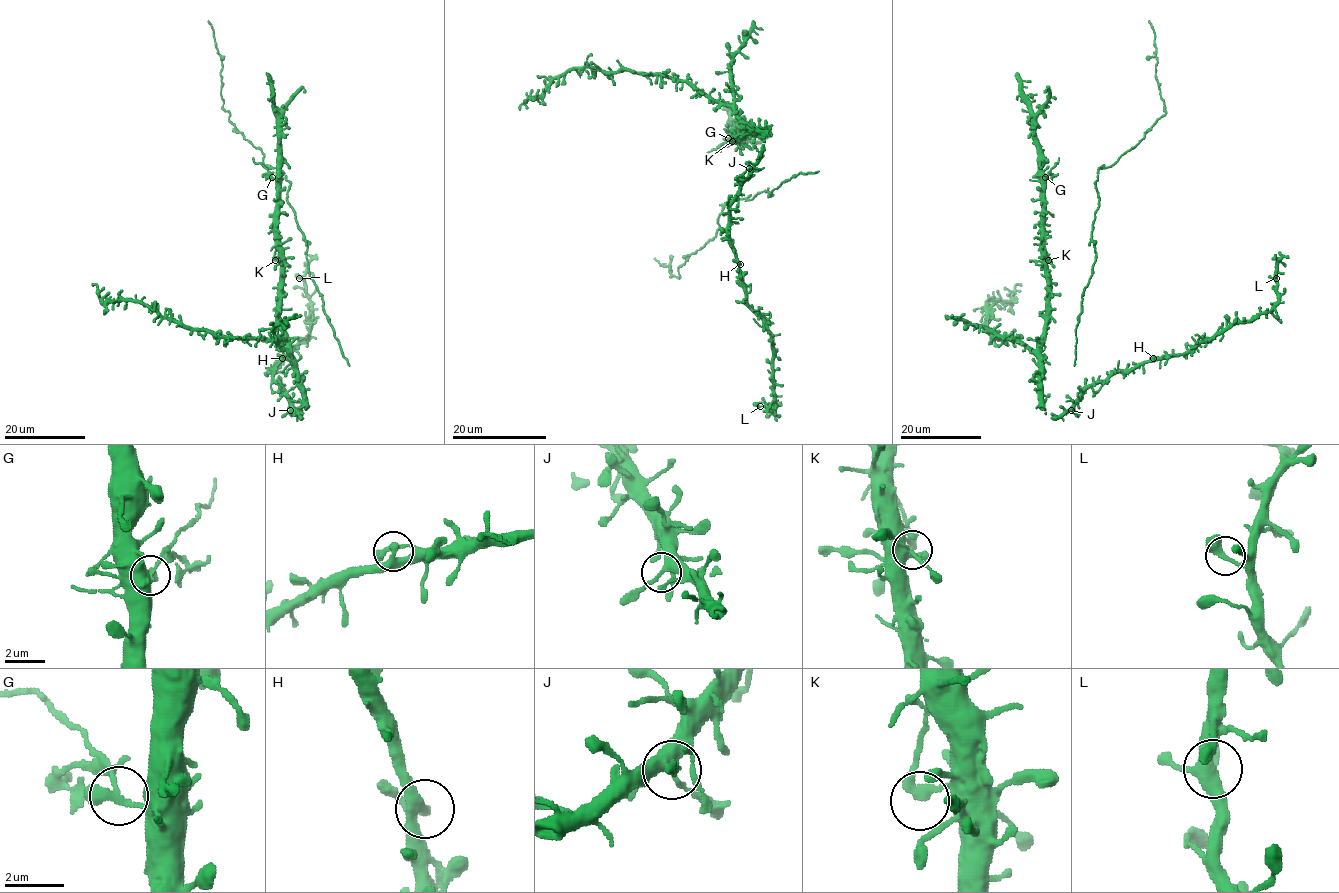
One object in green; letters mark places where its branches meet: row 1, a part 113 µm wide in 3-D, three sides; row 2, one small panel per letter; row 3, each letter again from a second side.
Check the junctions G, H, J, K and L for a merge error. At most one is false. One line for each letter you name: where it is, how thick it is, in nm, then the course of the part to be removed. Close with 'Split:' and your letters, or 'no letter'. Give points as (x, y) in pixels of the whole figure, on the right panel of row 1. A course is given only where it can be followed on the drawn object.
G: Place: (1045, 177). Thickness 280 nm. Course of the part to remove: (1045, 178), (1058, 157)
Split: G

